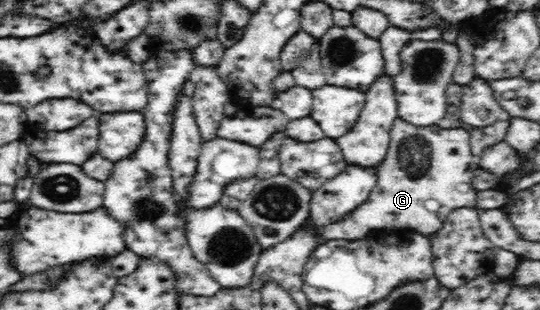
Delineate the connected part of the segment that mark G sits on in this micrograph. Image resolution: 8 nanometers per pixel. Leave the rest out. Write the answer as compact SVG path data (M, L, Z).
M395 119L390 144L383 162L376 168L376 185L367 200L345 218L320 231L323 241L363 240L377 232L407 229L429 237L441 230L445 218L458 208L475 208L476 194L471 178L479 168L479 158L470 149L470 134L464 128L413 126Z

